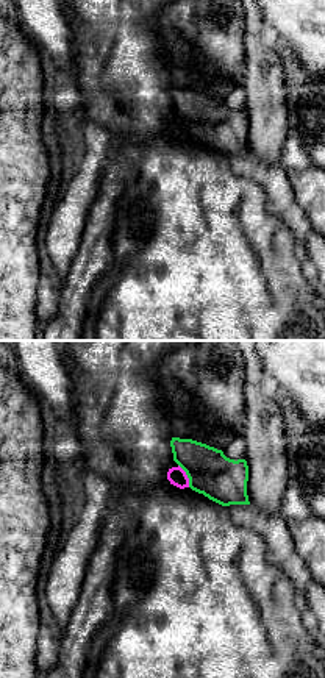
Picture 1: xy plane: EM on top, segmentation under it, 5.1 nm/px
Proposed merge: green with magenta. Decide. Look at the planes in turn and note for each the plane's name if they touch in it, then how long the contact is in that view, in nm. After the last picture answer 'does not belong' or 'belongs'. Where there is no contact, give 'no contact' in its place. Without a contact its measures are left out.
contact in xy; length 130 nm

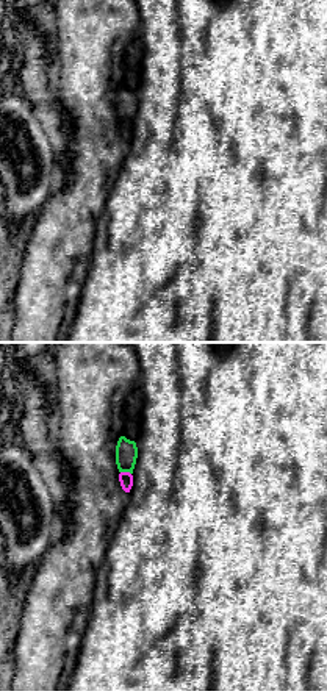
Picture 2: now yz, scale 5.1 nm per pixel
contact in yz; length 60 nm

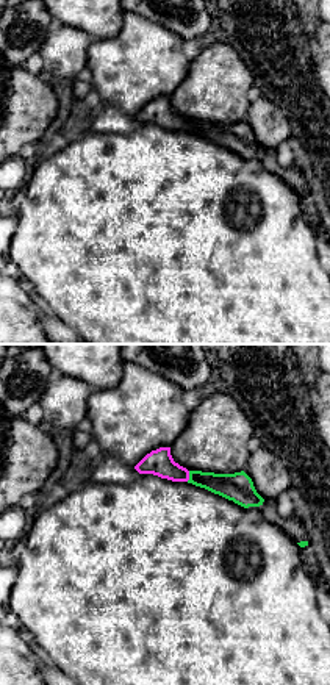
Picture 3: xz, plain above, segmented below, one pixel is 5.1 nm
contact in xz; length 60 nm

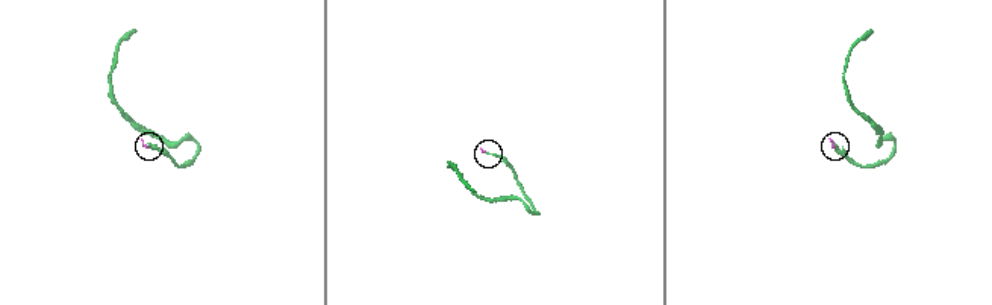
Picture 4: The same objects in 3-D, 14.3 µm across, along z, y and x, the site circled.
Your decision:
belongs

